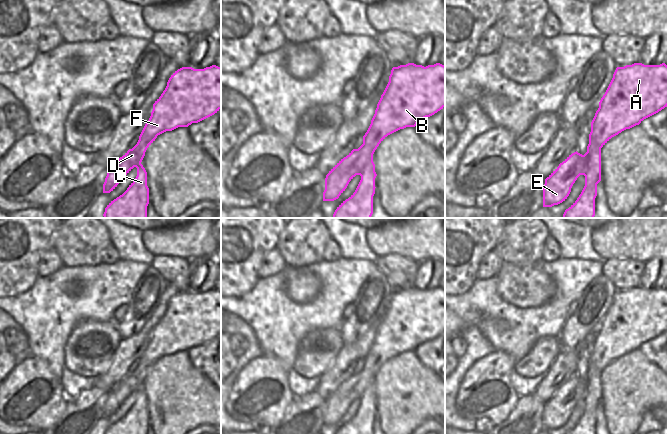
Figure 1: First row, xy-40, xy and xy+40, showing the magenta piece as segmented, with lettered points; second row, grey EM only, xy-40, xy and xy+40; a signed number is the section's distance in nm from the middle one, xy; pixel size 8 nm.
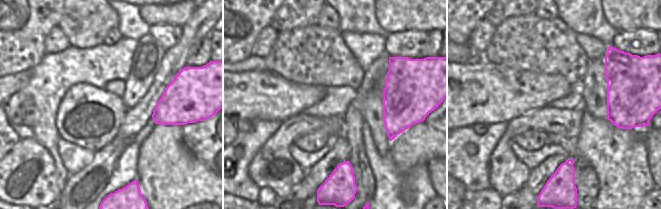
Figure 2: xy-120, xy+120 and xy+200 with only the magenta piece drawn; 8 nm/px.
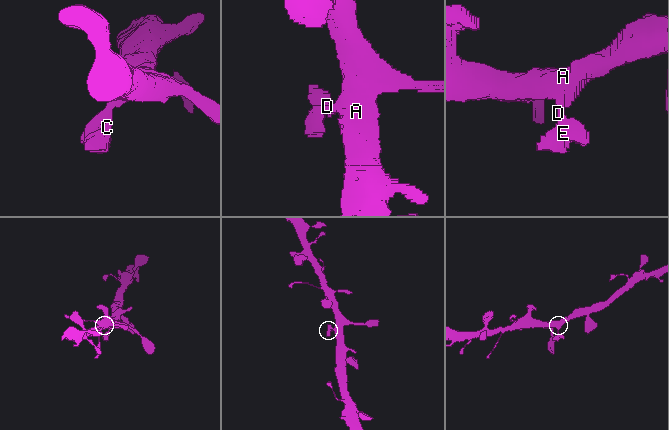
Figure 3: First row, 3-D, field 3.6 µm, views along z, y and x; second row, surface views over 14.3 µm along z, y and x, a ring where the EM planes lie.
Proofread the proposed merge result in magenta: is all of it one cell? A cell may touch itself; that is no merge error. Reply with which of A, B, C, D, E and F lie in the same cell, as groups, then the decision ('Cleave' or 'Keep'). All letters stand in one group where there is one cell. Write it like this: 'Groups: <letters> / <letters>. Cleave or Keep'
Groups: A B C D E F. Keep.

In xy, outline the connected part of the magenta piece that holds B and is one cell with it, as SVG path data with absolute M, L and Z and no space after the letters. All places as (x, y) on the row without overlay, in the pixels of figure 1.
M408 287L393 291L389 306L377 328L371 348L363 360L363 368L341 383L326 399L323 425L334 425L345 415L349 406L360 399L355 416L336 434L373 434L375 418L375 388L373 378L379 368L390 358L406 351L415 351L422 343L430 341L445 331L445 290L436 287L426 291Z

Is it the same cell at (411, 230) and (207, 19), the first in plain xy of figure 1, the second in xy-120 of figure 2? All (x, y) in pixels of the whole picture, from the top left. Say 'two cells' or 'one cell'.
two cells

